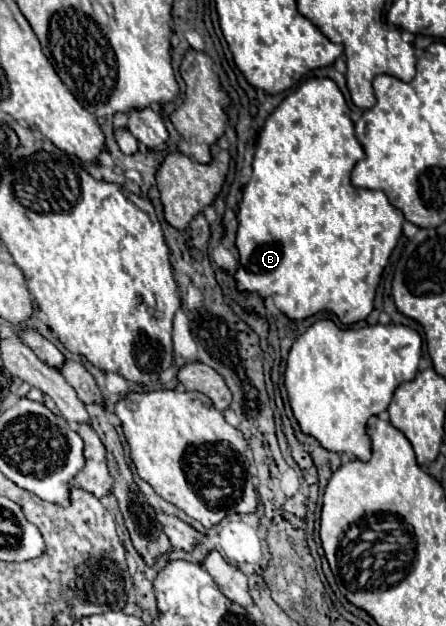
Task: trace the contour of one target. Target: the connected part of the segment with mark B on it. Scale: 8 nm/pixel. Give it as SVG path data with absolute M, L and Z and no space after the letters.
M311 78L307 82L303 82L293 94L289 94L281 106L269 116L269 120L265 122L259 138L257 138L257 148L255 148L255 160L253 160L253 174L243 190L243 200L239 202L239 210L237 210L237 236L235 236L235 246L239 250L239 268L235 272L235 284L241 292L251 292L257 294L259 298L273 298L275 308L285 314L291 320L303 320L309 316L315 316L319 312L331 312L337 316L337 320L343 326L351 326L359 320L365 320L371 310L373 310L373 298L375 298L375 290L379 286L379 278L381 272L401 236L401 226L405 222L401 210L393 208L387 200L387 196L379 190L357 190L351 186L349 182L349 174L355 166L355 162L359 162L361 158L365 158L365 152L361 148L361 144L355 138L353 132L353 122L349 118L349 108L345 104L343 94L339 92L337 84L333 80L327 78Z

